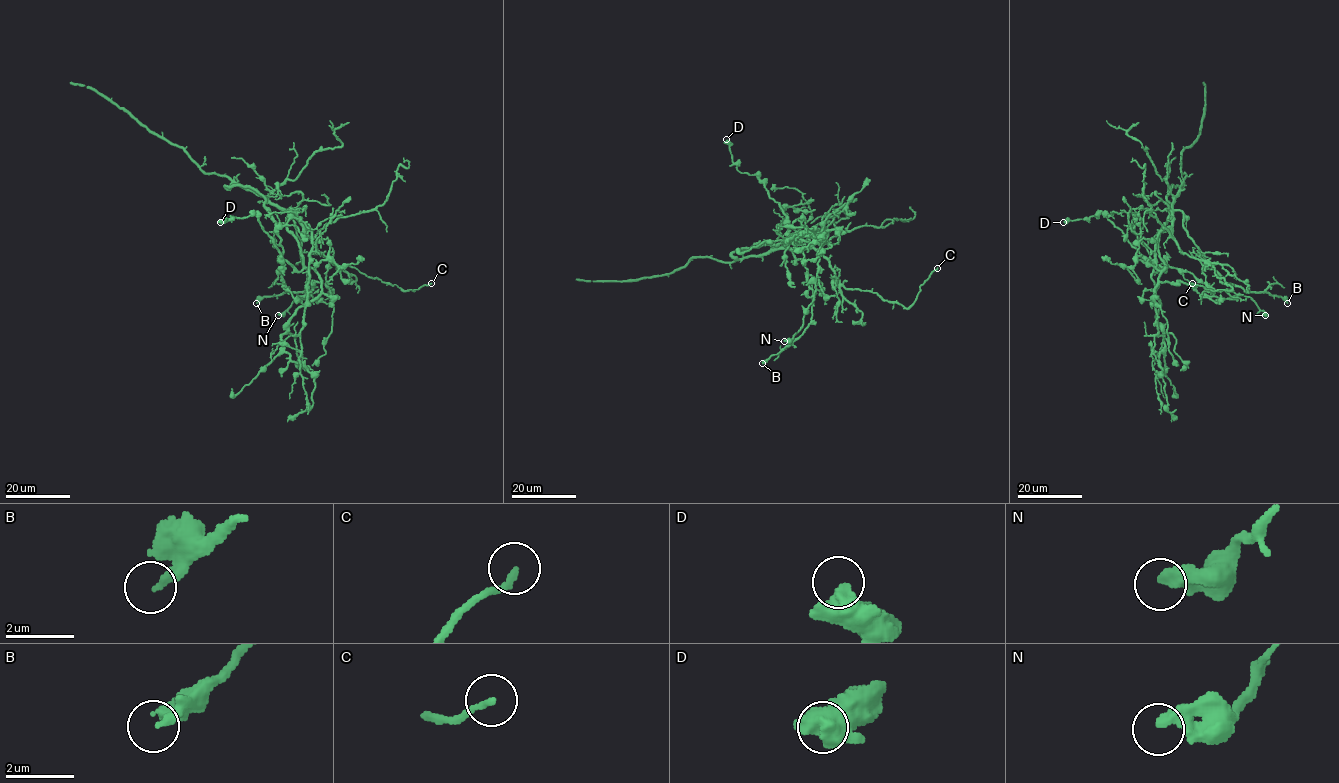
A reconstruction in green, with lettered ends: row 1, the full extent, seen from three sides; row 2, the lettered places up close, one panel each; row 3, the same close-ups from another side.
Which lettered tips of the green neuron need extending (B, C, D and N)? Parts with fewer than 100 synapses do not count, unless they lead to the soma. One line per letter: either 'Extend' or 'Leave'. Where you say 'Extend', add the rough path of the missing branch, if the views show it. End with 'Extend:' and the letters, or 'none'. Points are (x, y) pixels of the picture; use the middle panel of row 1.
B: Leave
C: Leave
D: Leave
N: Leave
Extend: none

